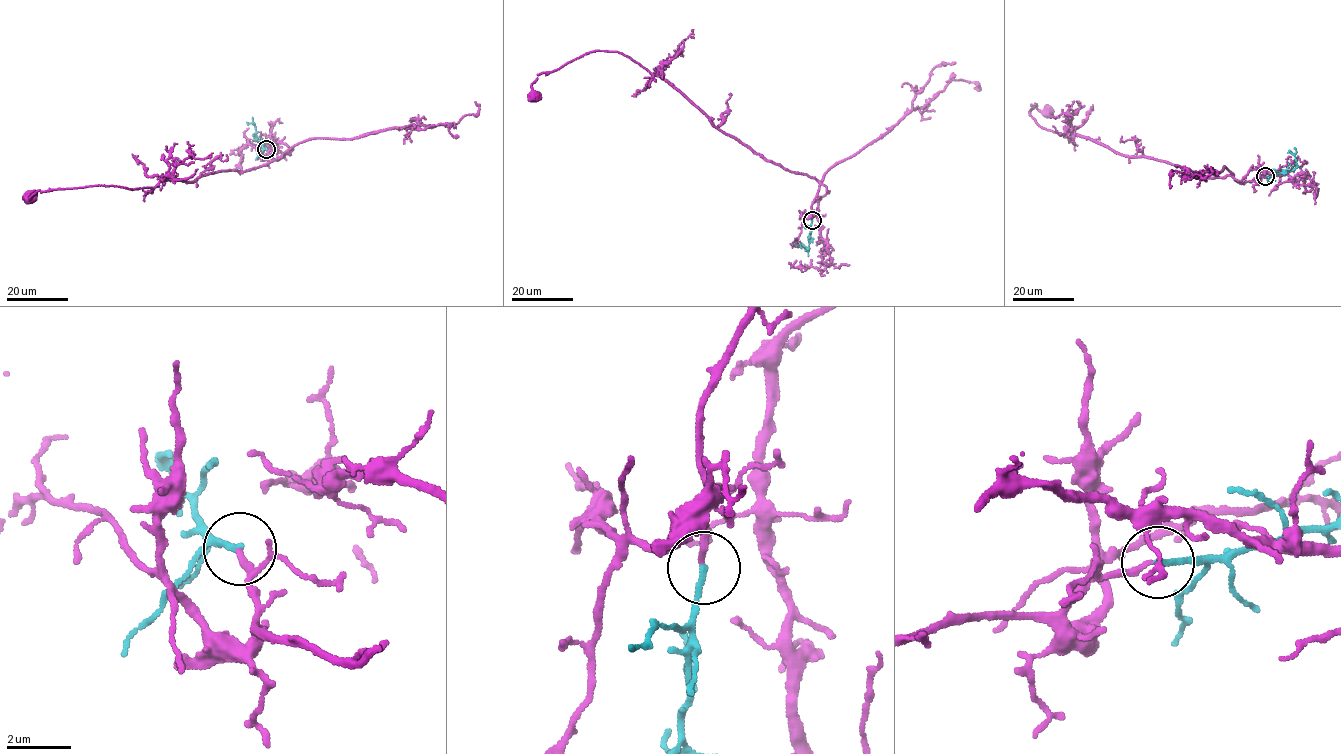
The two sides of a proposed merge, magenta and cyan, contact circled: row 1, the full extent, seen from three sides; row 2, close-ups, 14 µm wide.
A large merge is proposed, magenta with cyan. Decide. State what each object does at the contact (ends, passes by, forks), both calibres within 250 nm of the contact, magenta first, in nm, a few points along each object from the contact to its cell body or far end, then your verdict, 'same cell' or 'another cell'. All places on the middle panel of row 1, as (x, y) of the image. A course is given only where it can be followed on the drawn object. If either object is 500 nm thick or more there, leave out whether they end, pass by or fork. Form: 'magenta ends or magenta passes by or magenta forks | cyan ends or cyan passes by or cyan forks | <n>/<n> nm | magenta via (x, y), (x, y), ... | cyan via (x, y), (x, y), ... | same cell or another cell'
magenta ends | cyan ends | 190/190 nm | magenta via (812, 220), (816, 180), (723, 133), (659, 75), (621, 53), (589, 52), (539, 73), (534, 99) | cyan via (812, 220), (808, 251), (795, 242) | same cell

